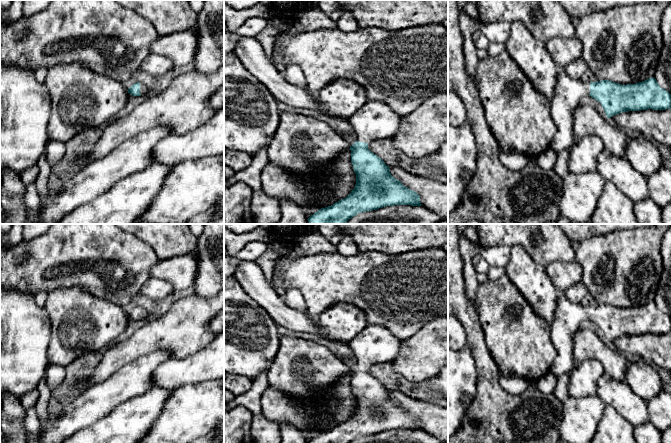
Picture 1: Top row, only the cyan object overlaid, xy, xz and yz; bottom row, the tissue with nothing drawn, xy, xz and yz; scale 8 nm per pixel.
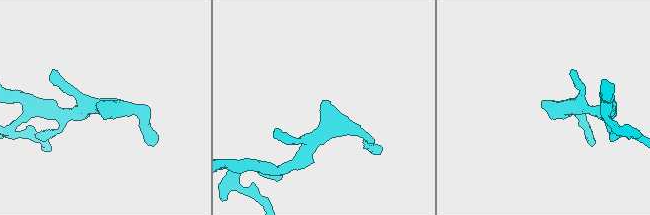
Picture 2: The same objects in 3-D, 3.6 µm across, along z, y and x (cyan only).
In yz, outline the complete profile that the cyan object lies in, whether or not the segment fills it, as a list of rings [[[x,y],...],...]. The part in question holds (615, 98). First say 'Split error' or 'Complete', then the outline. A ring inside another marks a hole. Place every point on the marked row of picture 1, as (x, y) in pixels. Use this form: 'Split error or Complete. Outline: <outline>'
Split error. Outline: [[[558,68],[556,85],[551,101],[551,115],[557,127],[551,147],[558,155],[573,145],[573,110],[582,97],[591,96],[600,102],[607,118],[627,111],[665,110],[671,108],[671,94],[661,88],[654,77],[636,84],[618,84],[609,80],[584,83],[581,79],[570,78],[564,68]]]

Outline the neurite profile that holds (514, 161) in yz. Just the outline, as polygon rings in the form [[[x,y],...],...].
[[[499,147],[501,162],[512,171],[521,171],[528,163],[529,158],[517,152],[505,151]]]

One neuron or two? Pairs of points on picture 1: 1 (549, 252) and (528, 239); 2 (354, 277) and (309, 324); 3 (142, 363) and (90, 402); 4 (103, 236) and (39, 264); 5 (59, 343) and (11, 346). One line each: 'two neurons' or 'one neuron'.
1: one neuron
2: two neurons
3: one neuron
4: one neuron
5: two neurons

